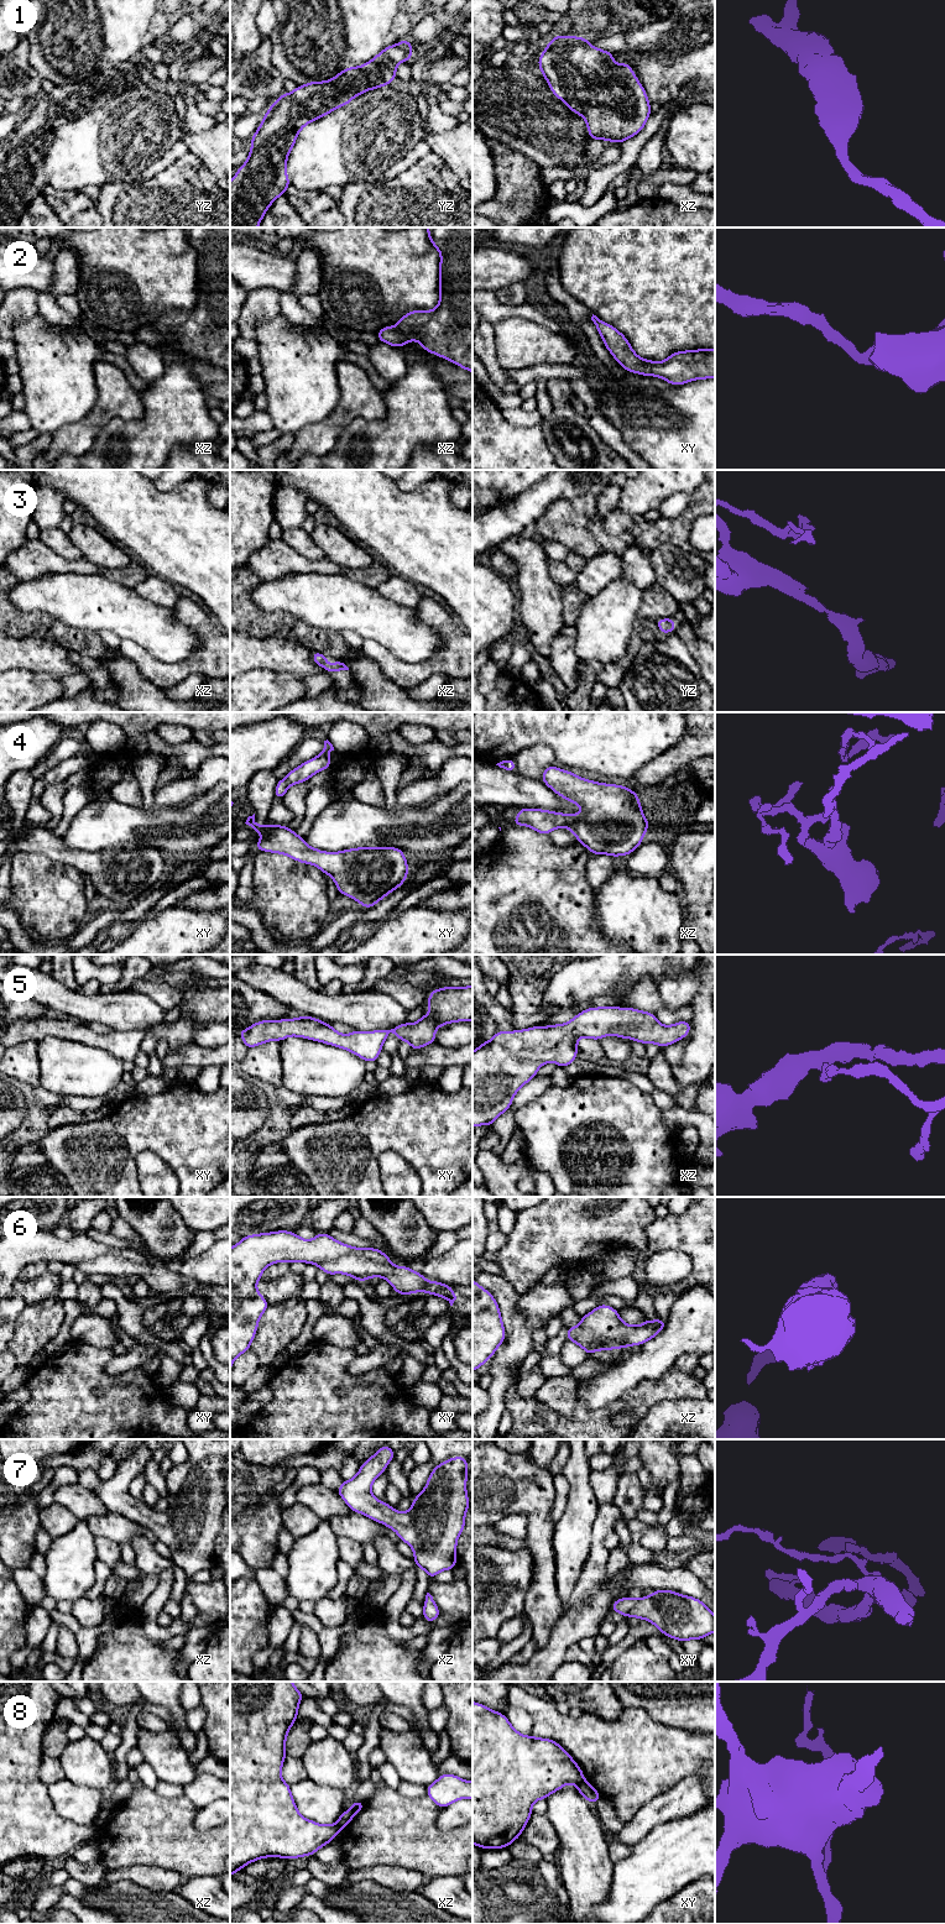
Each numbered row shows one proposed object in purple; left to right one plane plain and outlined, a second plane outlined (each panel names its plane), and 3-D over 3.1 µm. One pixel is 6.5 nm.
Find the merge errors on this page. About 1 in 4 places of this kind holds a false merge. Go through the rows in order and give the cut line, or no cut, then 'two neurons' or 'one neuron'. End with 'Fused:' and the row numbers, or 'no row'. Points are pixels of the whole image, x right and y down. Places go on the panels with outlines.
1: cut none; one neuron
2: cut none; one neuron
3: cut none; one neuron
4: cut none; one neuron
5: cut none; one neuron
6: cut none; one neuron
7: cut none; one neuron
8: cut xz (337, 1821), (340, 1829); two neurons
Fused: 8

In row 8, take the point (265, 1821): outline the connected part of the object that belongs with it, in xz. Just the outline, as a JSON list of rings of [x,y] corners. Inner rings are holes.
[[[230,1682],[230,1877],[260,1858],[312,1856],[340,1832],[338,1823],[324,1825],[303,1818],[291,1786],[281,1776],[287,1757],[286,1737],[298,1718],[303,1698],[292,1682]]]

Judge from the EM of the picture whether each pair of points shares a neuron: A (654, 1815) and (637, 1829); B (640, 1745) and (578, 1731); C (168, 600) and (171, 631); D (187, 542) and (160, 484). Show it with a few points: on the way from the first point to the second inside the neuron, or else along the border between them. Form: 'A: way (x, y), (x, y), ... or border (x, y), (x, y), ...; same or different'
A: way (651, 1815), (641, 1825); same
B: way (625, 1745), (595, 1745), (593, 1742); same
C: border (142, 597), (172, 608); different
D: border (184, 482), (167, 492), (160, 492), (152, 484); different

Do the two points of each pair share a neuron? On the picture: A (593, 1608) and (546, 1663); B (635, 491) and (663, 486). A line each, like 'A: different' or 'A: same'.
A: same
B: same

